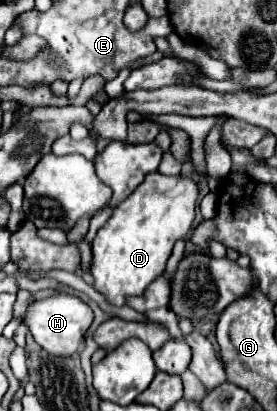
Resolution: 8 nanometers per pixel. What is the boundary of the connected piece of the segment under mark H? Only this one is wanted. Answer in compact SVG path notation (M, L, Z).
M54 292L48 298L36 300L30 304L24 316L24 324L28 326L34 340L48 352L58 356L72 356L78 350L80 340L92 324L92 310L78 298L66 292Z

